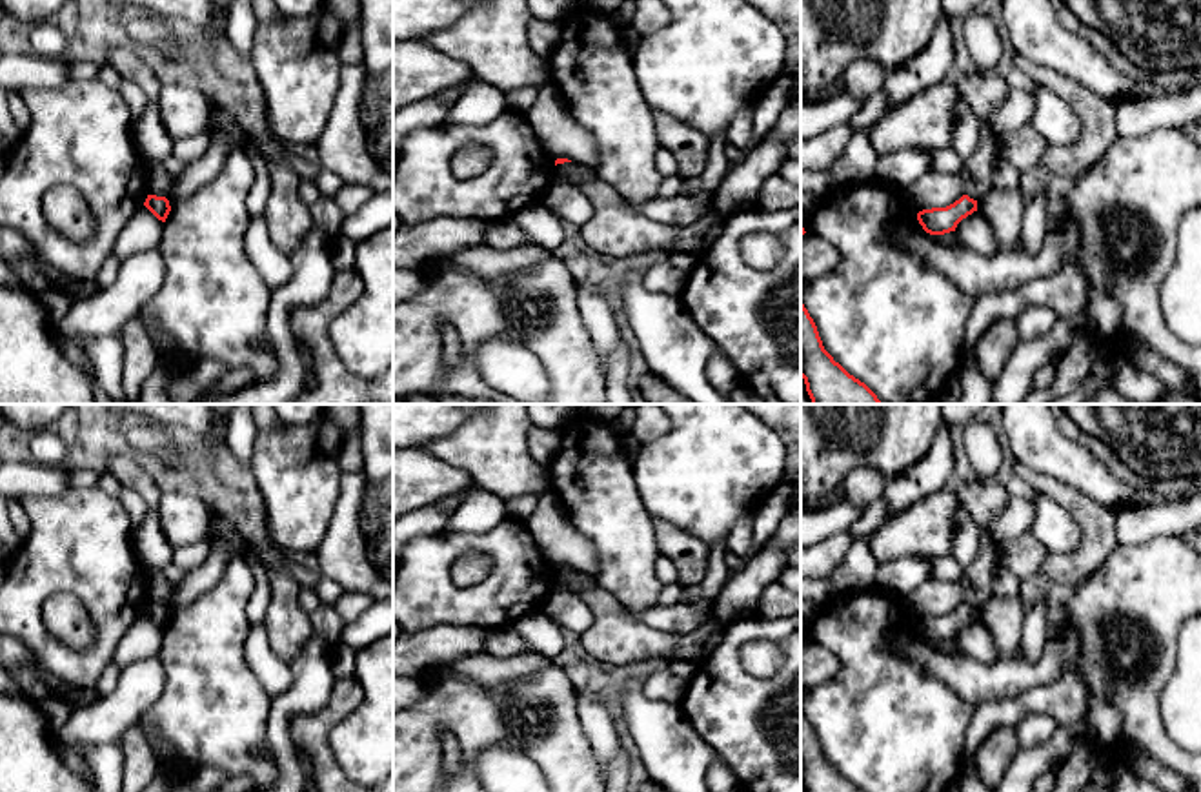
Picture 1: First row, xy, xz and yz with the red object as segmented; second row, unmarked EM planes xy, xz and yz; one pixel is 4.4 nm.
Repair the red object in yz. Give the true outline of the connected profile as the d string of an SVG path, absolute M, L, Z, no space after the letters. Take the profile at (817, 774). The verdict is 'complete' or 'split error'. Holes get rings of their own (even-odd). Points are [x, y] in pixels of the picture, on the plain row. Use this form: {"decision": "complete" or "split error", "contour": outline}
{"decision": "complete", "contour": "M801 708L801 785L804 792L864 792L824 757L817 734Z"}

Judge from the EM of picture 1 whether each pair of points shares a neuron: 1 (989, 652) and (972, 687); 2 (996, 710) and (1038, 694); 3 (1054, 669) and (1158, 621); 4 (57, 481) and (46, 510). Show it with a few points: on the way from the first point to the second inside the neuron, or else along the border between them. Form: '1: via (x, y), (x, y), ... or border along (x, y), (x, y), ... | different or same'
1: border along (961, 654), (979, 661), (998, 660) | different
2: via (1007, 710), (1027, 703) | same
3: border along (1065, 623), (1078, 639), (1078, 674), (1081, 678) | different
4: border along (70, 487), (60, 494), (22, 496), (19, 499) | different

